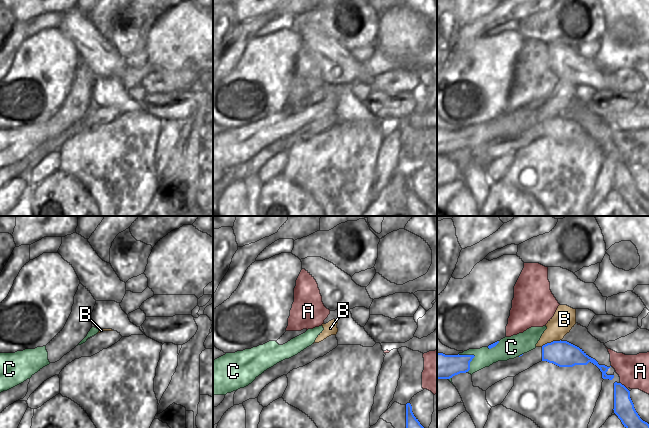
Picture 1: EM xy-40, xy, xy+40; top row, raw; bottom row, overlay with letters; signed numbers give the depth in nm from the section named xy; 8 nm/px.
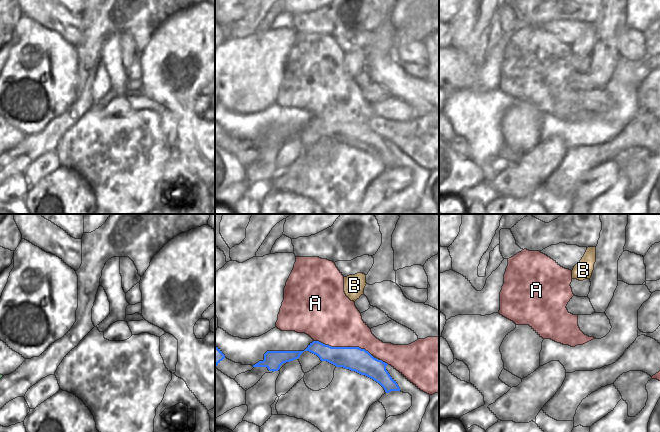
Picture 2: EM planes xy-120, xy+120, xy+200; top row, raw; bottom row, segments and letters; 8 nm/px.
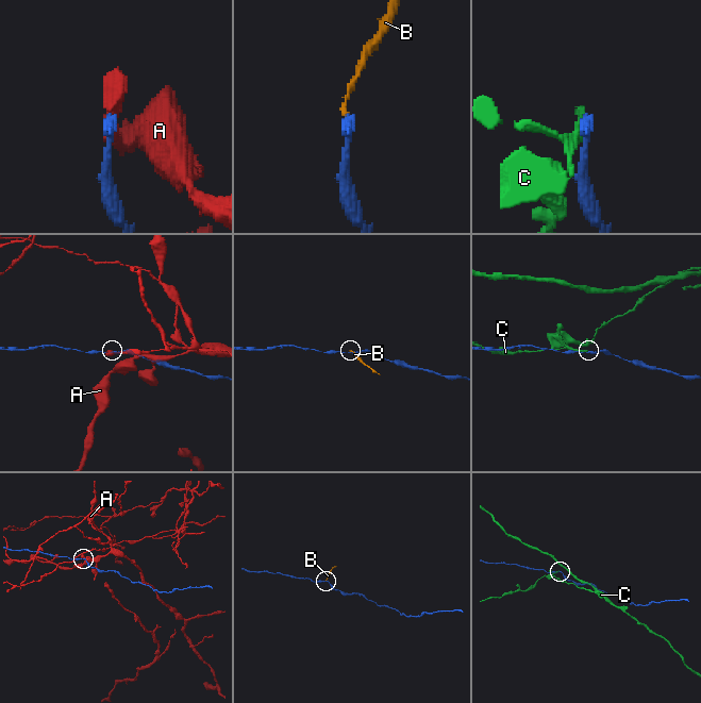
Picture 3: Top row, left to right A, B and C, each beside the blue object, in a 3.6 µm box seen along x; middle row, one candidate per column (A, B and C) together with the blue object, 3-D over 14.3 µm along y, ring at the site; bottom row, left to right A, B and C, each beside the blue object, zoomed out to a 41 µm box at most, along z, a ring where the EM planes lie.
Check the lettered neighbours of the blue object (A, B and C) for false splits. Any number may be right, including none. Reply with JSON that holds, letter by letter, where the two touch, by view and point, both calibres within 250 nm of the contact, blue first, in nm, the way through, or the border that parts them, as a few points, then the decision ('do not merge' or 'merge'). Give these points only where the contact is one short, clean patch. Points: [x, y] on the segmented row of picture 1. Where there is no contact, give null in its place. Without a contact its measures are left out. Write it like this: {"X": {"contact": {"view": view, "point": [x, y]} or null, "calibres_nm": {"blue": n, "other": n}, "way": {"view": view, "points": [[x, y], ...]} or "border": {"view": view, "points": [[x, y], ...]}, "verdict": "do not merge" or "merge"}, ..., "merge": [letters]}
{"A": {"contact": {"view": "xy+40", "point": [624, 386]}, "calibres_nm": {"blue": 160, "other": 260}, "verdict": "do not merge"}, "B": {"contact": {"view": "xy+40", "point": [551, 342]}, "calibres_nm": {"blue": 200, "other": 180}, "border": {"view": "xy+40", "points": [[560, 339], [547, 342], [541, 346]]}, "verdict": "do not merge"}, "C": {"contact": {"view": "xy+40", "point": [474, 356]}, "calibres_nm": {"blue": 190, "other": 160}, "verdict": "do not merge"}, "merge": []}

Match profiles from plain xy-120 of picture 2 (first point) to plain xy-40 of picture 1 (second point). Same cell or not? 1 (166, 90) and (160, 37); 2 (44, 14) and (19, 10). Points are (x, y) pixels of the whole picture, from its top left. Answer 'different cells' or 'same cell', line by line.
1: same cell
2: different cells

